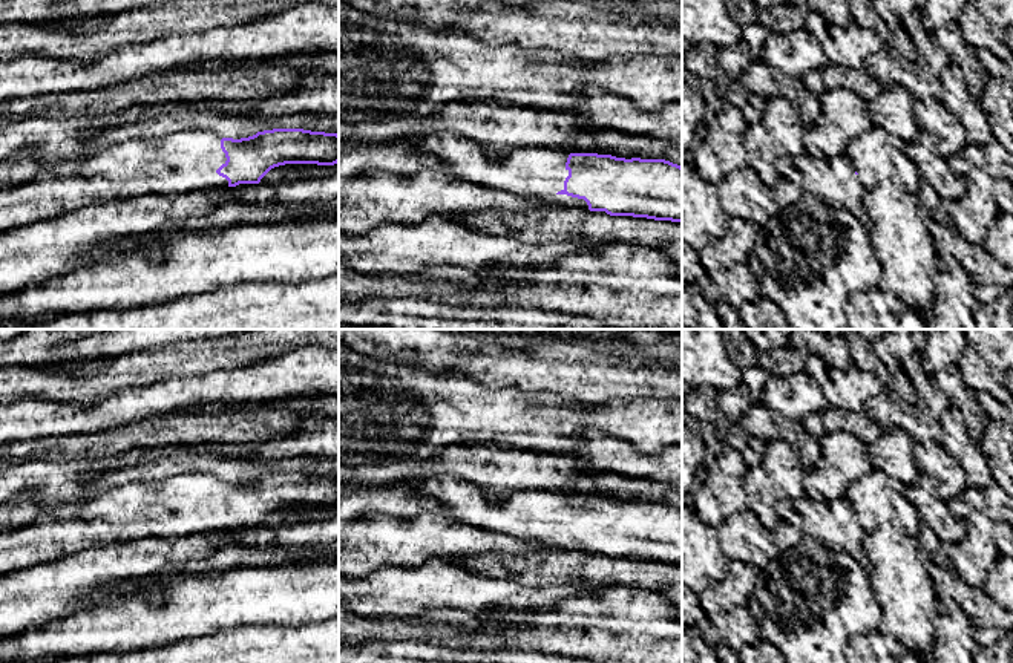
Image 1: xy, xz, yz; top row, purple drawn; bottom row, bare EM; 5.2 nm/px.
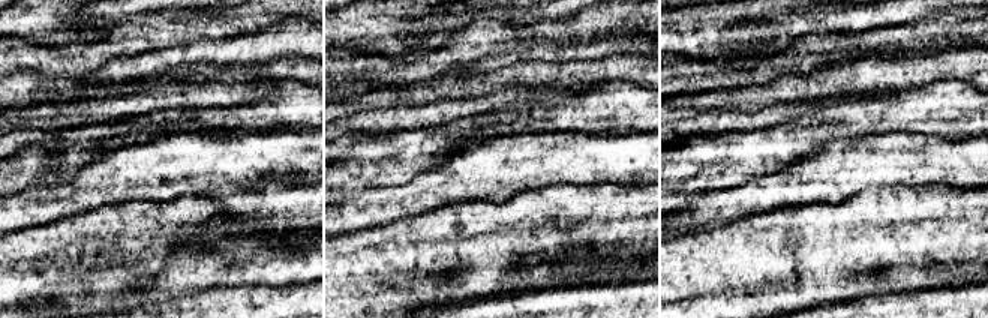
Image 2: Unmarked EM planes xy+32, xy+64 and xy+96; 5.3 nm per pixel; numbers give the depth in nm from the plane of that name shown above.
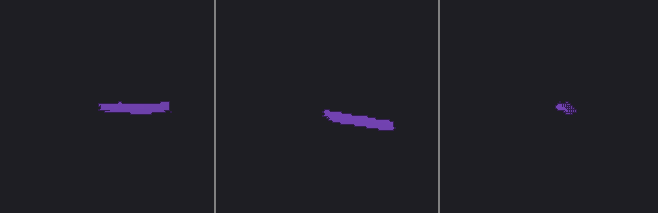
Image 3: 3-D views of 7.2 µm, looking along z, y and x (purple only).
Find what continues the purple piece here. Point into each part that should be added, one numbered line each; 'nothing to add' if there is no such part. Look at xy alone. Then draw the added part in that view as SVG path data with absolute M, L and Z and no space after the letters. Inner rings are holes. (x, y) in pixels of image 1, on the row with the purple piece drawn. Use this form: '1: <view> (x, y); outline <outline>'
1: xy (184, 161); outline M179 130L83 159L46 162L34 179L0 188L0 233L110 201L228 187L216 173L227 161L221 139L207 130Z

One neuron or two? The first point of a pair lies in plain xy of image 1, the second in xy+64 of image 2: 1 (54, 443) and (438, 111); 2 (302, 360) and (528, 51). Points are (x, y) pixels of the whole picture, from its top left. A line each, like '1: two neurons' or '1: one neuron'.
1: one neuron
2: one neuron

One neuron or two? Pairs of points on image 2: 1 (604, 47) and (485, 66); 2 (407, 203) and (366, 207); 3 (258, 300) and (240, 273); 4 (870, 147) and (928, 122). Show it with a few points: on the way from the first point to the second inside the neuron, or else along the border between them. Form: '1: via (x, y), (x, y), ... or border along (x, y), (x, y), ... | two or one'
1: via (574, 50), (514, 54) | one
2: via (396, 209), (392, 212), (377, 212) | one
3: border along (252, 284), (242, 284), (239, 287) | two
4: border along (877, 135), (855, 137), (852, 140) | two

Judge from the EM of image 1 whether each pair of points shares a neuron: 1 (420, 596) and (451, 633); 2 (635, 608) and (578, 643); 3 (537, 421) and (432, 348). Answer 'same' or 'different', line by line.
1: different
2: same
3: different

